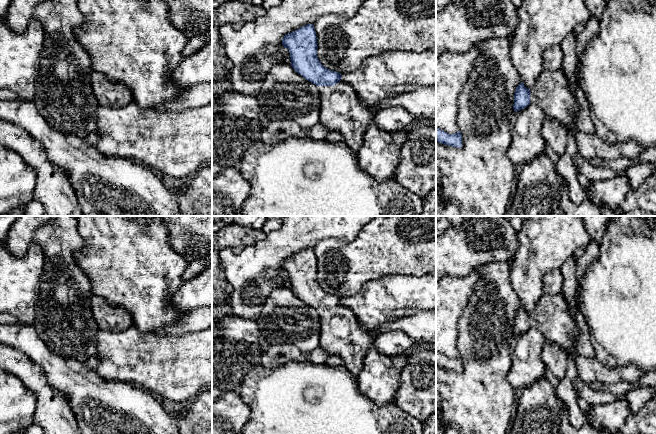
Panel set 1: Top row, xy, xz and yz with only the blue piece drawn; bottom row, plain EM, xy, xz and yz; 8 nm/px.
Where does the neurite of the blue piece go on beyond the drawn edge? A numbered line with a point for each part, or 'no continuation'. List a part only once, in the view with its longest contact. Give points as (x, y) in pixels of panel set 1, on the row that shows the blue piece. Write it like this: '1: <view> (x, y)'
1: xz (341, 110)

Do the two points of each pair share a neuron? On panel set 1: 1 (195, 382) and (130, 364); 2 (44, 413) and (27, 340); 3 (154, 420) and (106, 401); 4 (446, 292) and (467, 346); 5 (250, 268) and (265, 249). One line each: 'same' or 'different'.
1: same
2: different
3: same
4: different
5: same

